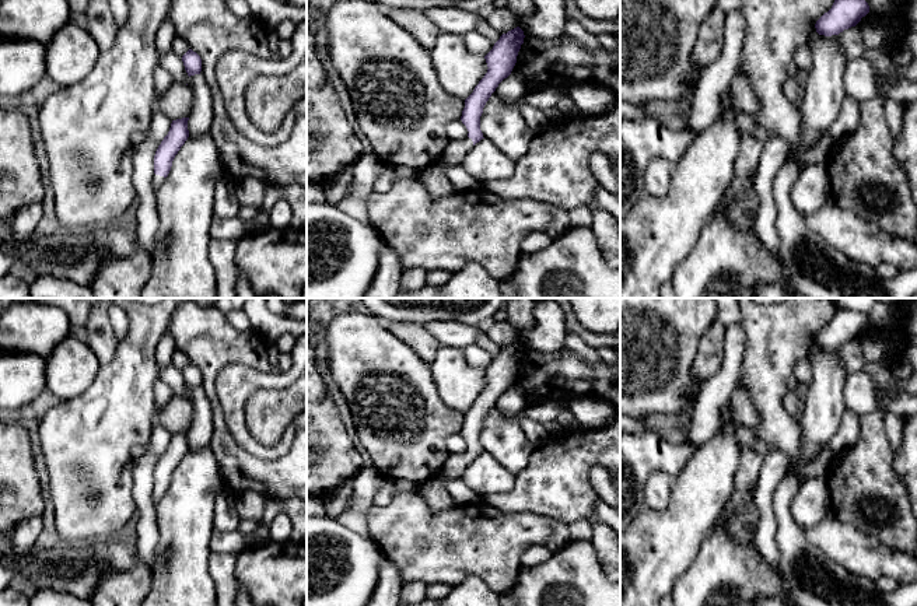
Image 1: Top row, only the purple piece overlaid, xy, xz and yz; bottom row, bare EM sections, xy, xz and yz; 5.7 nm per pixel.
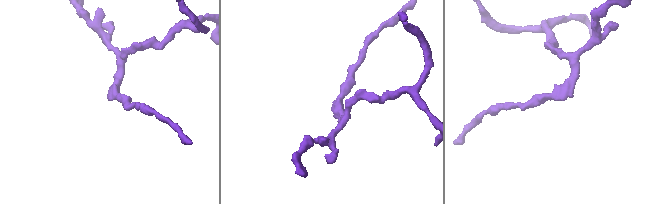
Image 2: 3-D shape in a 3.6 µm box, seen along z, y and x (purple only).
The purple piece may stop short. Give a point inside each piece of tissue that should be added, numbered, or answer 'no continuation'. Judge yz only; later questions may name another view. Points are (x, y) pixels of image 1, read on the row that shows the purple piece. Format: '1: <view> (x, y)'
no continuation

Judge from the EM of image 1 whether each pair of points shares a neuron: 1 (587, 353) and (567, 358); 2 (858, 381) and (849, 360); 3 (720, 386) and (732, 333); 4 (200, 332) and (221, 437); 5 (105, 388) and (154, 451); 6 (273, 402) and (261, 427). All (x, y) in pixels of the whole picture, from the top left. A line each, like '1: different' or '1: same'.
1: different
2: different
3: same
4: same
5: different
6: same

